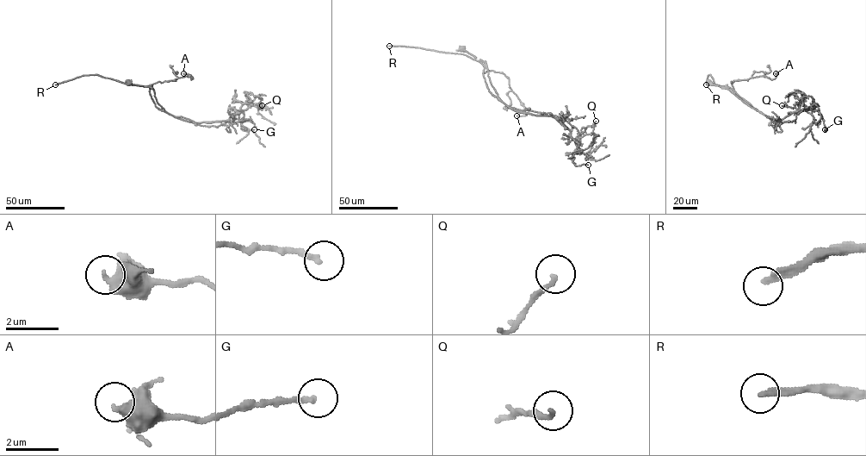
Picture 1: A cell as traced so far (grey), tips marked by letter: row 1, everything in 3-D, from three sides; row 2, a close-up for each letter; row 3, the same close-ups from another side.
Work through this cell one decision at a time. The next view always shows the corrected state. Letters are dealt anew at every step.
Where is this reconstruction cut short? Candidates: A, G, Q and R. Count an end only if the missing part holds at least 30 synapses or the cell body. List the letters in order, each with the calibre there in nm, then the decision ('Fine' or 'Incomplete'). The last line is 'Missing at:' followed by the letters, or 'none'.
A: Thickness 420 nm. Fine
G: Thickness 200 nm. Fine
Q: Thickness 180 nm. Fine
R: Thickness 220 nm. Incomplete
Missing at: R

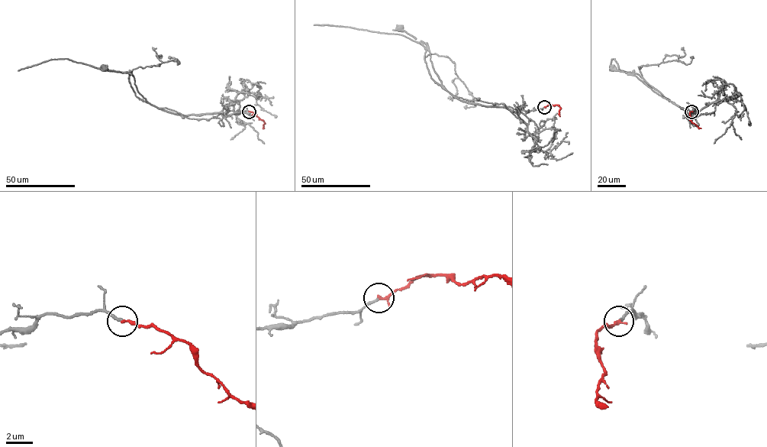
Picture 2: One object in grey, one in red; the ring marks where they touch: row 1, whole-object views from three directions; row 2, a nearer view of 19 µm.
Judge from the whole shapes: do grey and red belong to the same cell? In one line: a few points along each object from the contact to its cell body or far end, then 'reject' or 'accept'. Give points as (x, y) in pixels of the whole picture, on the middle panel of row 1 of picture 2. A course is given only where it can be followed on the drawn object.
grey runs (544, 107), (523, 114), (504, 108), (471, 103), (454, 97), (431, 78), (425, 60), (426, 49), (400, 27); red runs (544, 107), (558, 105), (560, 108), (559, 116); accept

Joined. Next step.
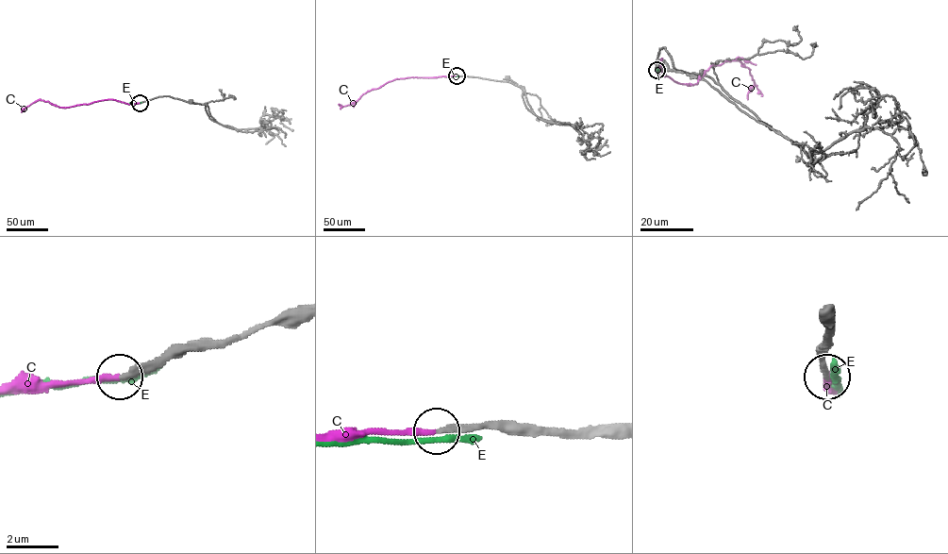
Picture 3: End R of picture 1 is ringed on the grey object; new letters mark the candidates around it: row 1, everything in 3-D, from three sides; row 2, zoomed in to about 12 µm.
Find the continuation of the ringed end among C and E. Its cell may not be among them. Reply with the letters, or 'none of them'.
C

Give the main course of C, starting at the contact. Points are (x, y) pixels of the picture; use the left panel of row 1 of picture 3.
C: (140, 103), (129, 105), (107, 99), (65, 108), (38, 100), (22, 111)

